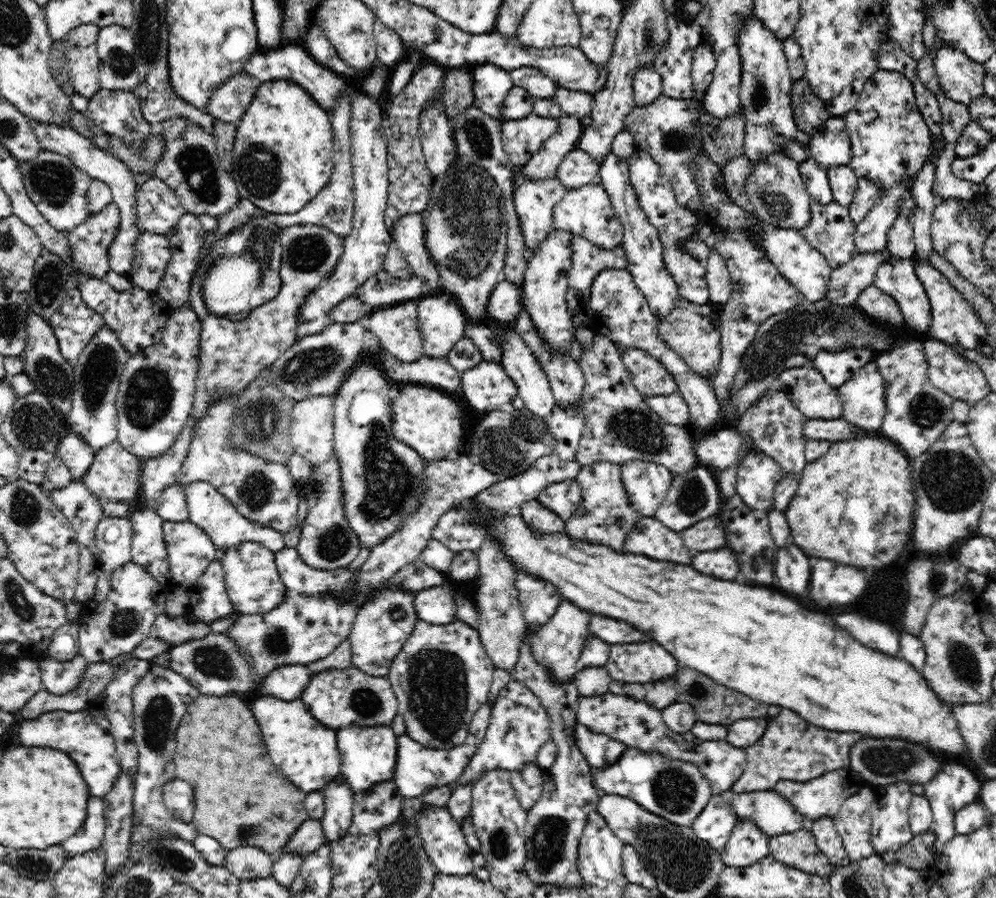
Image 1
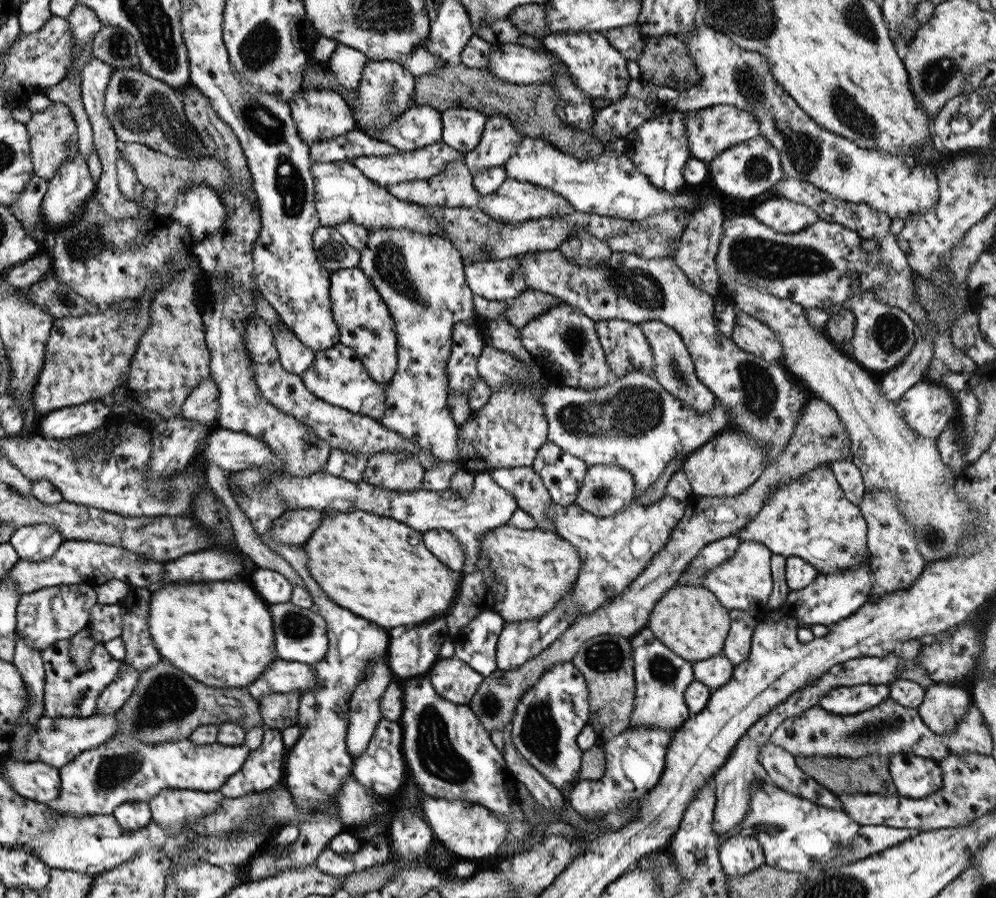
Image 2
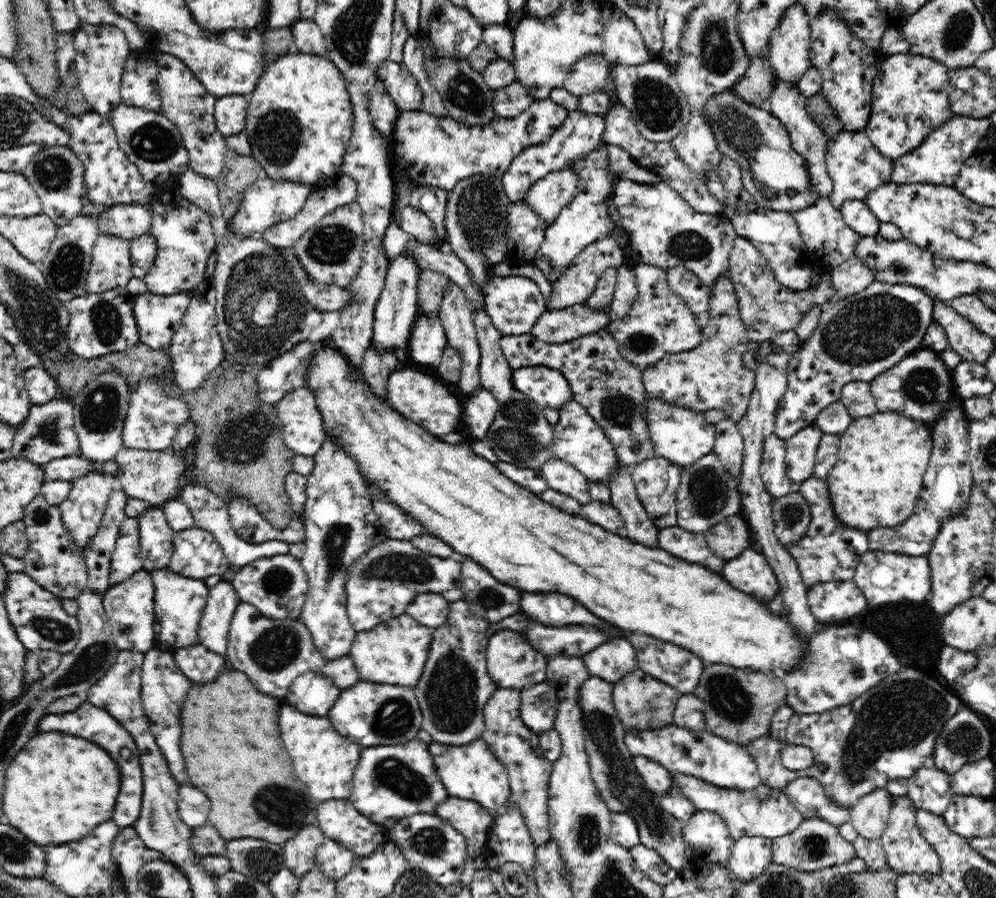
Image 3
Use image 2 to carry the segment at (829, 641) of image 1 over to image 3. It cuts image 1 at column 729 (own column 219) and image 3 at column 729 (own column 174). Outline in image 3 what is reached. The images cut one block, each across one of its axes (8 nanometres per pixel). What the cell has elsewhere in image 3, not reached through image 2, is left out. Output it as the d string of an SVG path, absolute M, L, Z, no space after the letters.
M328 340L324 341L317 353L311 358L308 370L308 389L312 389L318 405L318 410L322 413L325 432L335 436L341 445L352 455L352 458L358 463L359 471L365 476L369 482L373 482L380 490L384 491L395 504L402 510L405 510L414 517L416 521L422 523L427 528L430 535L443 540L448 546L451 546L456 552L472 558L474 562L483 566L494 578L500 582L516 587L520 591L542 593L542 592L562 592L572 596L574 600L582 602L582 606L586 606L592 614L596 614L598 618L612 622L614 626L622 628L622 630L640 630L644 634L648 634L654 638L660 638L664 642L674 643L676 646L685 648L700 657L706 664L726 664L726 666L736 669L752 669L760 673L778 674L782 677L786 673L797 669L803 660L807 657L809 649L809 638L803 638L797 628L791 625L783 616L776 614L766 603L756 600L755 596L748 596L736 588L730 586L730 582L726 582L720 574L706 570L704 566L699 564L690 564L684 560L674 558L672 554L664 552L660 547L648 548L643 544L634 544L627 536L622 538L616 533L610 532L601 526L590 523L588 520L579 515L570 515L562 512L560 509L544 502L539 495L530 492L530 489L516 484L504 474L500 473L494 465L487 459L476 455L466 445L452 445L446 443L442 439L431 435L426 429L418 426L416 423L402 417L400 413L394 411L387 401L380 401L378 397L374 397L374 393L370 393L370 388L363 382L363 376L353 376L351 368L348 367L348 361L338 353L338 349L330 344Z

